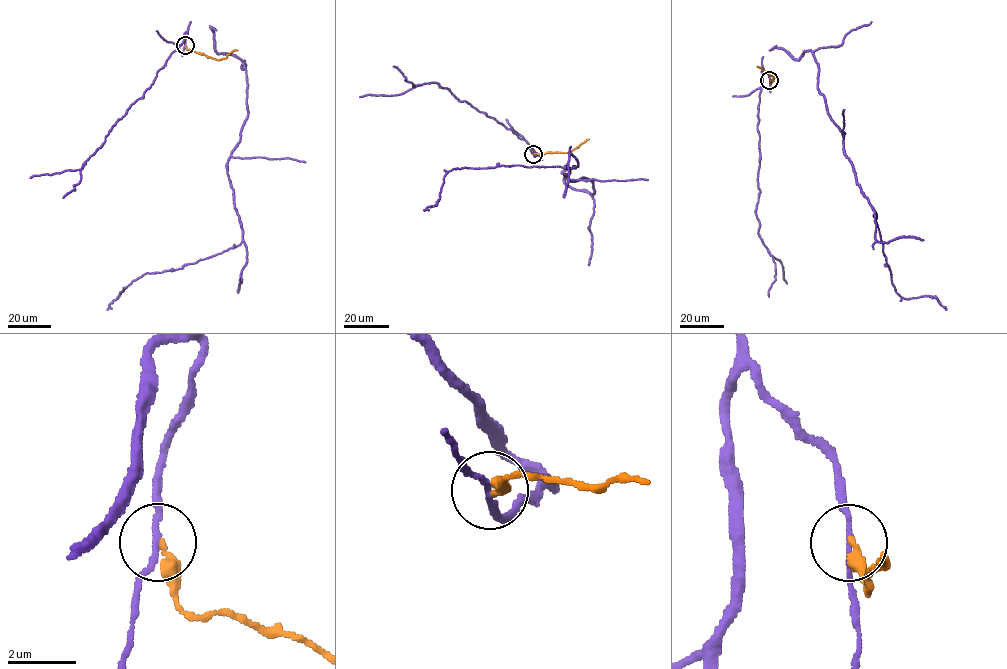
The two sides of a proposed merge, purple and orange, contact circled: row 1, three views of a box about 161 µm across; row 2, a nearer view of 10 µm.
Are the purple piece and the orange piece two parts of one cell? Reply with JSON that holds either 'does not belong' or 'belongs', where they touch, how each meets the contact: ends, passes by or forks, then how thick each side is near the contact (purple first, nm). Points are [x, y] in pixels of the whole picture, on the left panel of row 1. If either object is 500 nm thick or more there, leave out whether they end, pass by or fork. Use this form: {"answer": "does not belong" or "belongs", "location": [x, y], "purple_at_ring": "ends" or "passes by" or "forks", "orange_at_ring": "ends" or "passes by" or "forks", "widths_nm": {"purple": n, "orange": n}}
{"answer": "does not belong", "location": [185, 45], "purple_at_ring": "passes by", "orange_at_ring": "ends", "widths_nm": {"purple": 140, "orange": 280}}

